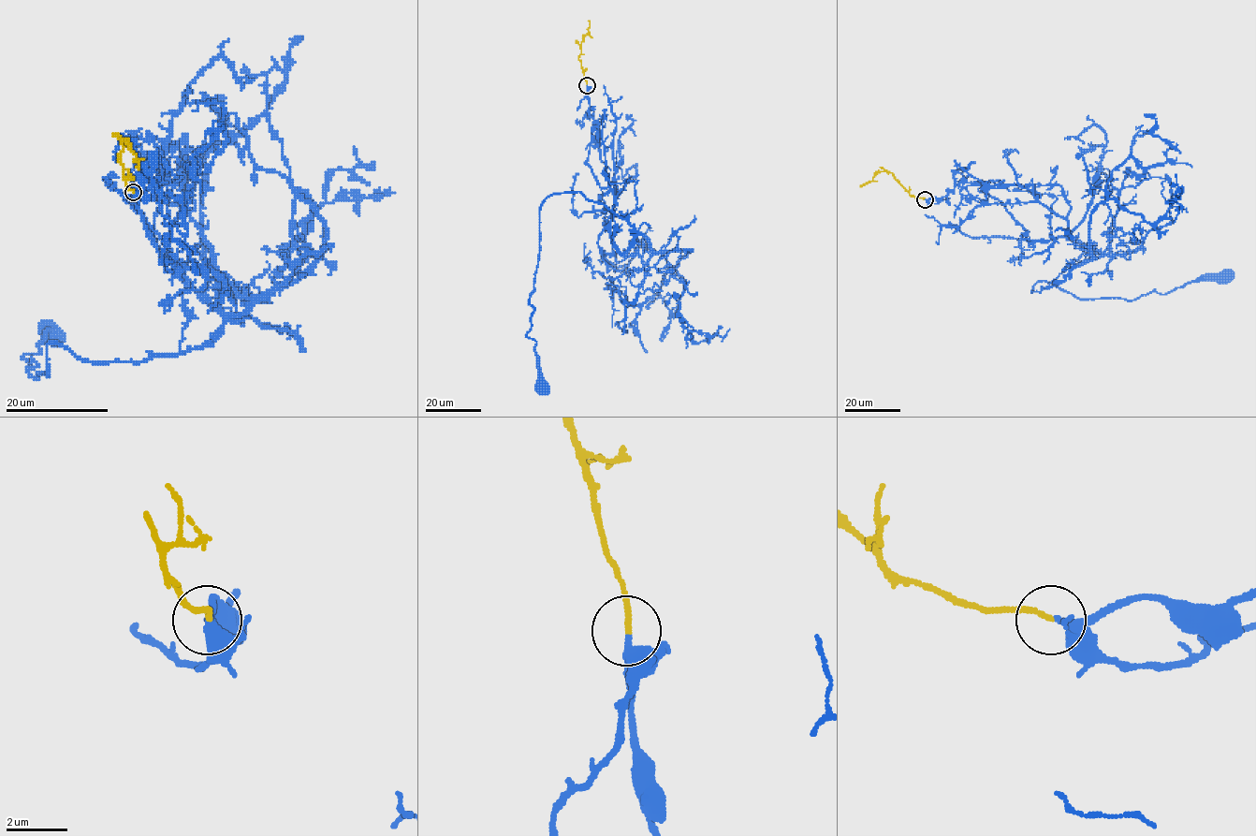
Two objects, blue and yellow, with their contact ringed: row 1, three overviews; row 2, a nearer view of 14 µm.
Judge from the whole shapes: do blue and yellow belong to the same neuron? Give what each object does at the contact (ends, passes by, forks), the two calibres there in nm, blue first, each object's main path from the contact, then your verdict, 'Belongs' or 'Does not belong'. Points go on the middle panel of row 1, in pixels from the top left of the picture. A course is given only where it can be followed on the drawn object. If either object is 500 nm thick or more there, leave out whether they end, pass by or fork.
At the ring blue passes by. At the ring yellow ends. Thickness 260 nm (blue) against 180 nm. Course of blue: (586, 85), (610, 239), (625, 253), (638, 232), (580, 192), (542, 203), (526, 336), (543, 386). Course of yellow: (586, 85), (578, 59), (582, 40), (589, 33), (589, 21). Belongs

